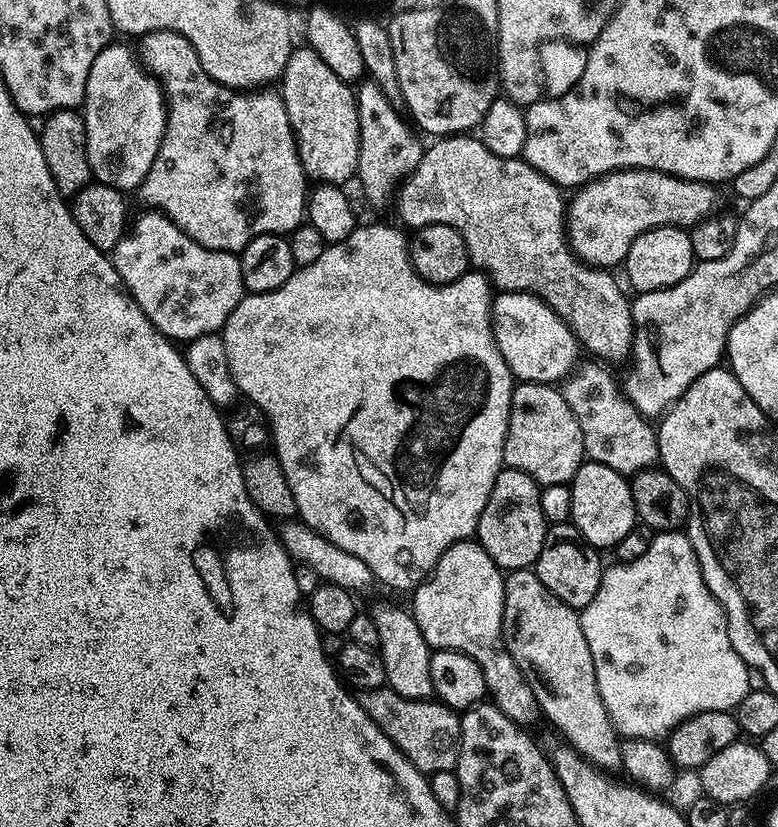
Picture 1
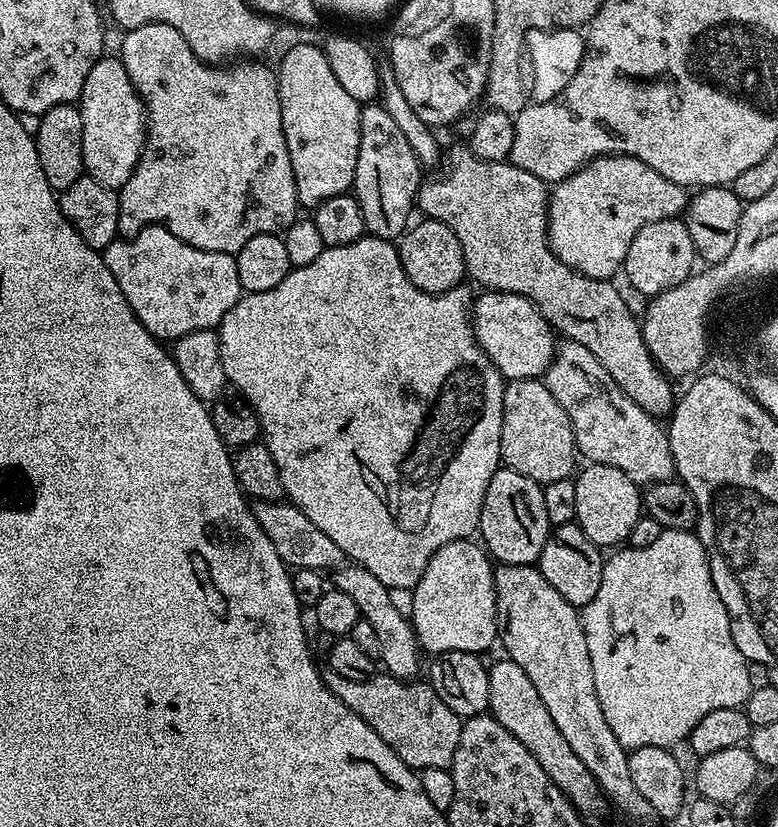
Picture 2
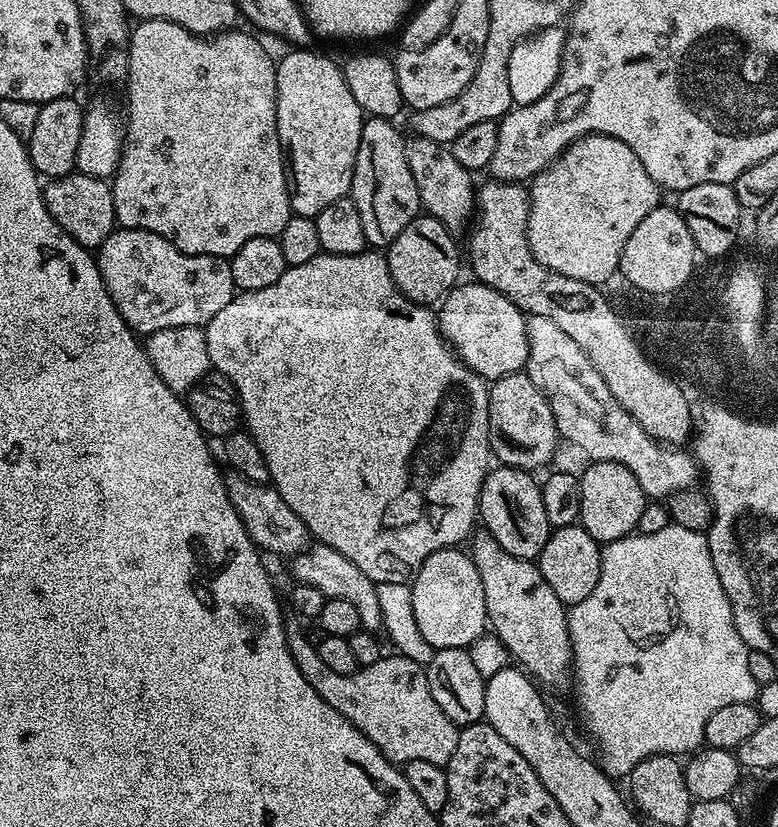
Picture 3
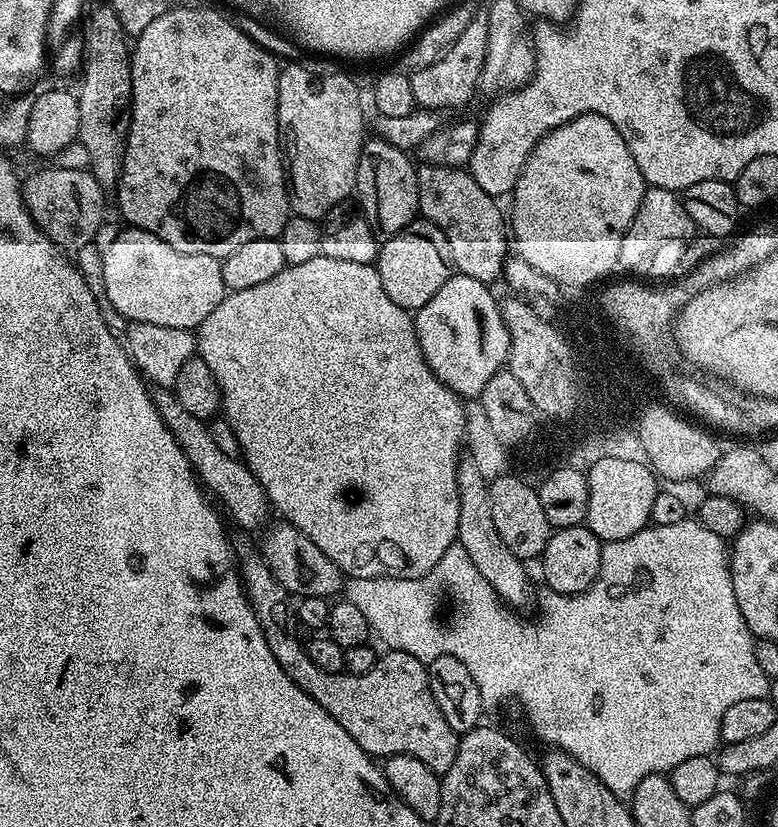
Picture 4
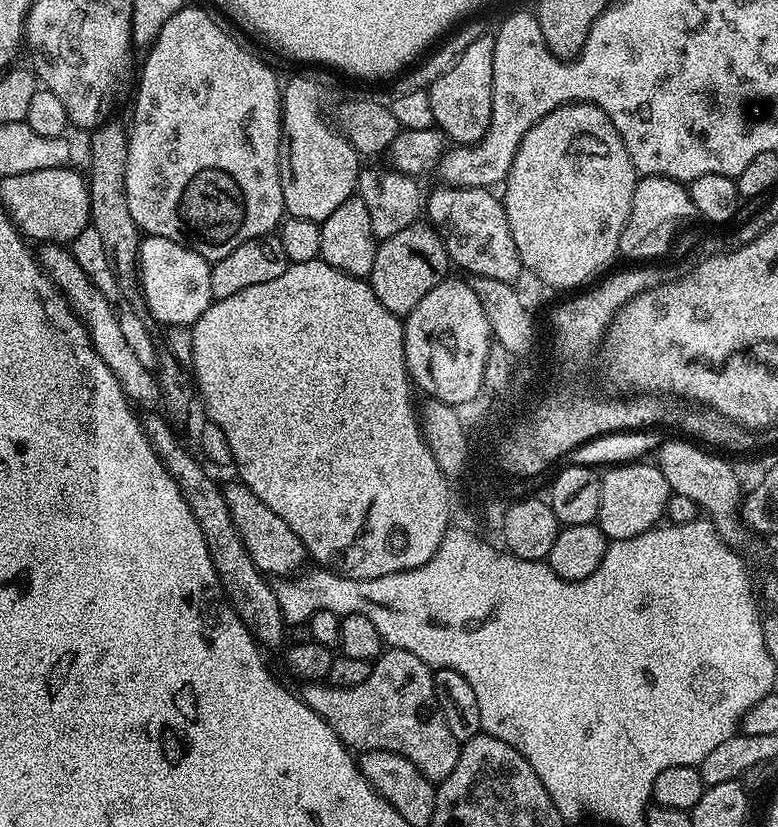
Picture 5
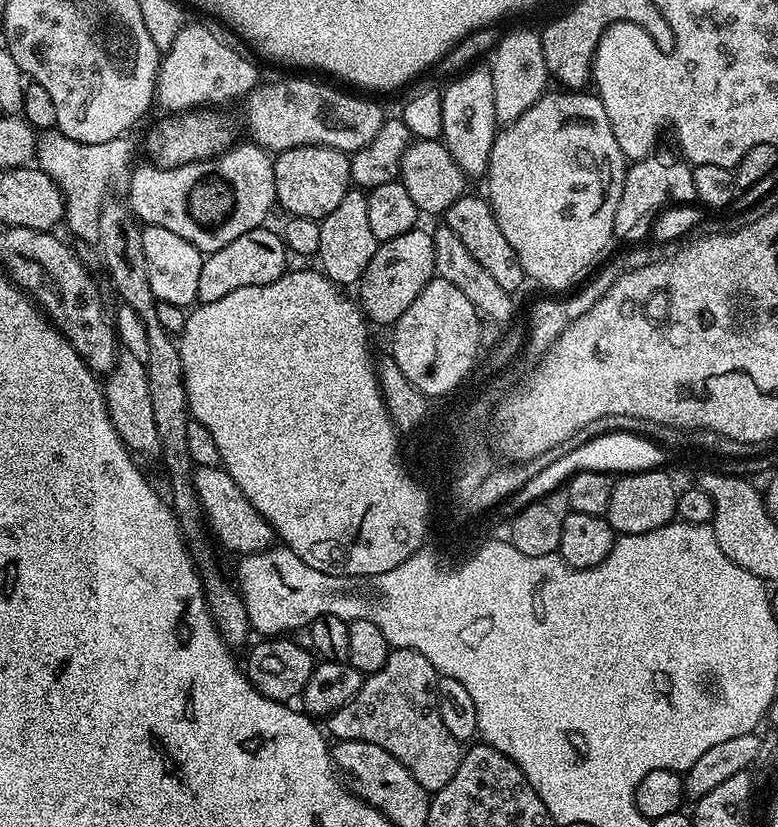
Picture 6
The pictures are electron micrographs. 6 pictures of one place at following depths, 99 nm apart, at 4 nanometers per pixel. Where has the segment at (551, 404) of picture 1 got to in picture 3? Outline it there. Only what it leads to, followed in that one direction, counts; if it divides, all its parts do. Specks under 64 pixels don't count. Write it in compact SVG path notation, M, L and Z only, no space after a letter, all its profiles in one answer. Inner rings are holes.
M523 371L515 372L509 376L495 381L490 388L490 448L501 465L509 468L523 468L525 470L537 470L543 464L552 460L552 451L556 448L558 433L552 408L548 404L543 392L539 392L534 382Z

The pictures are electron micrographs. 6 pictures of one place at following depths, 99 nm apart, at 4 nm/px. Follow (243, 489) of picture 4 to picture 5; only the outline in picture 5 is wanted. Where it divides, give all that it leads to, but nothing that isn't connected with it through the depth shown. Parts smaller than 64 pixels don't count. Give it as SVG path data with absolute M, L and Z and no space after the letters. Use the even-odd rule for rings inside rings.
M41 244L38 248L38 259L40 267L55 282L56 289L64 295L66 302L72 307L72 312L88 331L90 342L94 346L94 350L98 350L102 362L106 362L106 366L110 366L110 370L114 370L114 376L118 378L118 382L129 400L135 402L141 409L143 409L142 407L148 408L144 410L159 409L162 404L160 384L156 381L153 369L142 366L142 362L138 362L137 356L130 351L130 346L126 346L126 337L122 334L117 309L112 309L114 308L113 301L106 299L98 287L90 282L90 278L75 262L67 247L58 244Z

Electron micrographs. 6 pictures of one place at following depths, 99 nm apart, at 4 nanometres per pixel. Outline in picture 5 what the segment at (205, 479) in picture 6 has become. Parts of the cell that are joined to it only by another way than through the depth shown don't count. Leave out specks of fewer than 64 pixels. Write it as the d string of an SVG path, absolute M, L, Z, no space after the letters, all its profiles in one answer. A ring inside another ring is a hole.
M225 483L222 489L226 506L230 506L230 518L234 518L242 546L246 546L254 566L258 566L258 570L269 578L295 577L305 567L304 560L309 559L298 534L294 534L294 530L290 530L290 526L282 522L282 518L278 518L278 514L274 514L274 510L270 510L270 506L266 506L266 502L262 502L262 498L258 498L258 494L254 494L246 485Z

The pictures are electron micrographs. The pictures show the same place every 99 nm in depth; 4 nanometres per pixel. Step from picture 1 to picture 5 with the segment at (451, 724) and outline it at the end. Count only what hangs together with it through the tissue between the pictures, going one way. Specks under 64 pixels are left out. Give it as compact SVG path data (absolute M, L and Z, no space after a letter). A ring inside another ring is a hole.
M158 414L143 417L144 433L164 469L178 482L178 490L182 490L182 498L186 498L186 504L190 506L198 526L202 526L202 536L206 538L210 558L232 608L265 649L278 647L284 640L283 628L286 628L286 621L278 606L275 587L270 583L269 577L260 572L258 566L254 566L246 546L242 546L242 538L234 526L234 518L230 518L230 506L226 506L224 491L219 483L216 485L215 478L211 476L213 473L180 445L175 430L156 415ZM389 647L381 651L378 659L372 664L372 672L364 682L349 688L336 687L331 682L308 682L304 685L302 699L314 714L318 714L338 734L340 741L349 750L357 753L386 750L394 754L402 754L418 766L418 770L426 779L433 782L445 780L454 770L454 762L458 762L461 741L450 734L450 726L446 726L446 718L442 718L442 710L438 706L438 698L434 694L432 681L433 669L429 668L422 658L410 654L410 650Z

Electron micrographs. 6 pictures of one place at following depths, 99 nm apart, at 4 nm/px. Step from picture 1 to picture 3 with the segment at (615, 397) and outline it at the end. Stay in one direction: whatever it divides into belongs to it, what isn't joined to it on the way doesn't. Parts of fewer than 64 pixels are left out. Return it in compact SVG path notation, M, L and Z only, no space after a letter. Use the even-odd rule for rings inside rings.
M529 315L528 321L528 363L526 374L539 392L543 392L554 414L556 431L564 436L580 452L585 452L589 461L618 462L638 478L645 497L667 498L676 492L684 492L701 479L702 473L693 457L665 446L656 440L632 417L610 394L610 386L602 382L602 374L594 370L594 362L550 318Z

